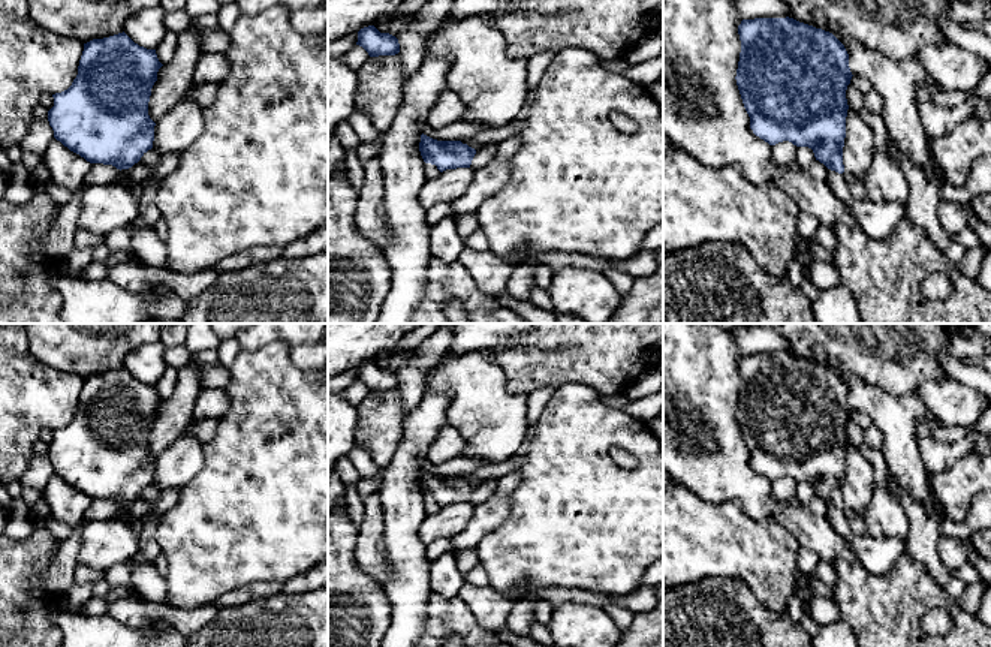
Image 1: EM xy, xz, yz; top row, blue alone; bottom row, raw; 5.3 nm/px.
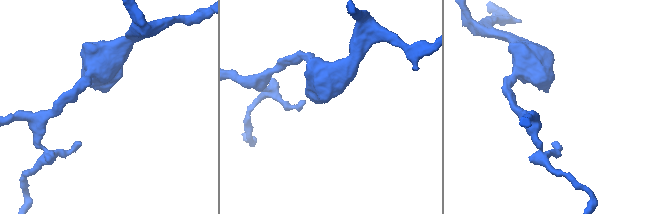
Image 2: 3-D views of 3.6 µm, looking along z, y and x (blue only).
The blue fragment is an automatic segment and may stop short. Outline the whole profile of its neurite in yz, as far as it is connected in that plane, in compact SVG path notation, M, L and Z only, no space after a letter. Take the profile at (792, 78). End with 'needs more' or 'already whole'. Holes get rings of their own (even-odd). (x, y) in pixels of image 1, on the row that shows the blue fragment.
M789 16L743 19L738 34L741 52L735 79L753 133L769 145L789 141L811 148L816 160L828 168L825 183L850 208L861 231L876 240L889 237L906 217L906 205L856 201L843 177L846 90L853 76L844 45L832 33Z; needs more

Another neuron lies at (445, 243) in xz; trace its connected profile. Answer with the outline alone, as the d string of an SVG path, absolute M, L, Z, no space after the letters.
M448 216L430 228L430 253L446 262L458 261L464 250L464 241L460 237L455 220Z

